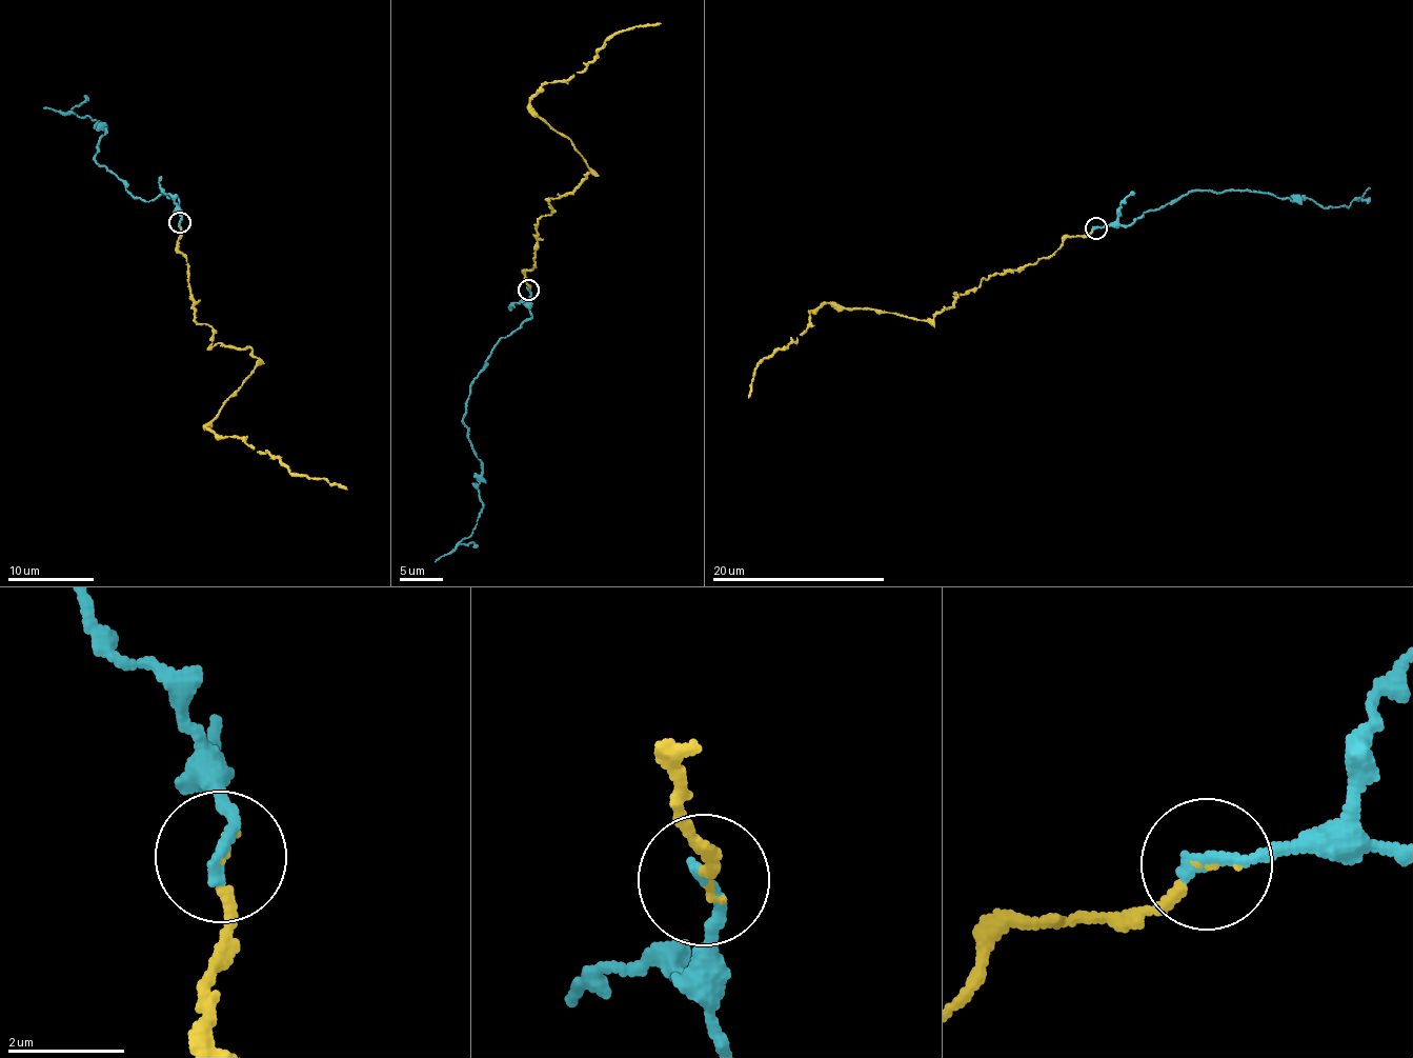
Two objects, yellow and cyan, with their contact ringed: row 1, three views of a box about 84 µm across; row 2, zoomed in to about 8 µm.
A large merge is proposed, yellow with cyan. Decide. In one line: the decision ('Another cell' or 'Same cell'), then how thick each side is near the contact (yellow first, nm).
Same cell. Thickness 110 nm (yellow) against 240 nm

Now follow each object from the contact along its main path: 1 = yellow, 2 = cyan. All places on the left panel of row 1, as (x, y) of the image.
1: (180, 223), (197, 322), (213, 328), (210, 345), (248, 348), (257, 363), (207, 430), (348, 488)
2: (180, 223), (178, 199), (136, 197), (96, 162), (96, 144), (105, 133), (100, 121), (43, 107)

